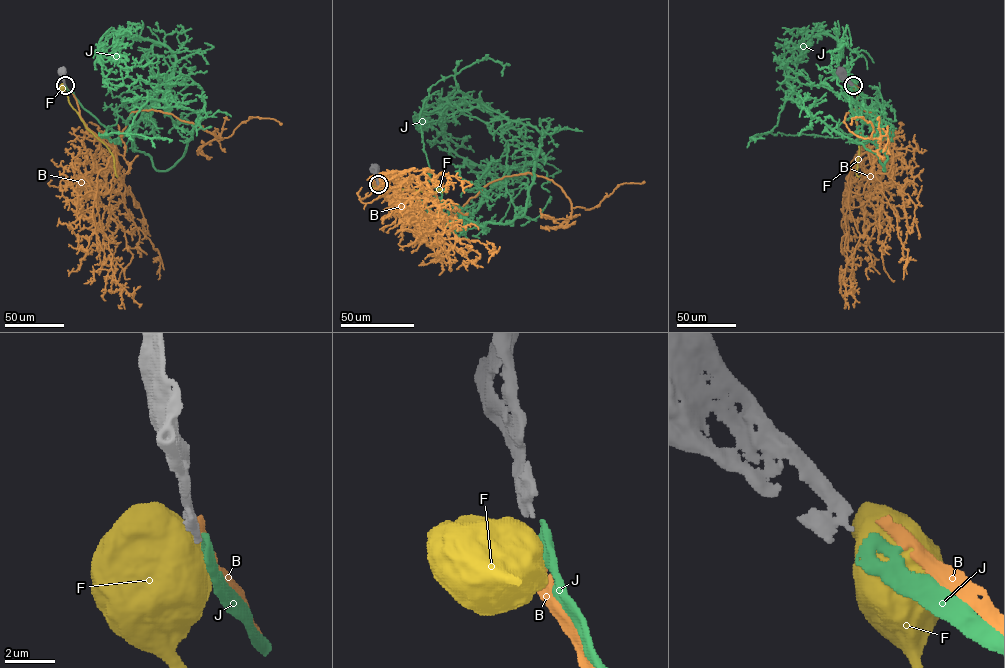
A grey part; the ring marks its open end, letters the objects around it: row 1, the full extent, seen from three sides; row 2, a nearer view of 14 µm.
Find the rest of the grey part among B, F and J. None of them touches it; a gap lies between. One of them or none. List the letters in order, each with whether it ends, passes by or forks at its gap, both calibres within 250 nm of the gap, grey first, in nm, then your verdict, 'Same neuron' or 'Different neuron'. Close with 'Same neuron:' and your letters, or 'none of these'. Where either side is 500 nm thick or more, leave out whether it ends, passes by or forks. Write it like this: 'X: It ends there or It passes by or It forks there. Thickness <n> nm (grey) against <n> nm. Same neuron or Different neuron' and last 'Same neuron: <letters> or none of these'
B: It ends there. Thickness 280 nm (grey) against 280 nm. Different neuron
F: Thickness 280 nm (grey) against 800 nm. Different neuron
J: It ends there. Thickness 280 nm (grey) against 420 nm. Same neuron
Same neuron: J

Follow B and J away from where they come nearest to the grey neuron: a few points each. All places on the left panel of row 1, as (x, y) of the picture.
B: (65, 84), (86, 126), (114, 150), (130, 114), (140, 110), (172, 113), (220, 138), (252, 117), (282, 124)
J: (65, 85), (107, 128), (135, 131), (156, 170), (182, 157), (197, 113), (148, 100), (127, 133), (166, 139)

